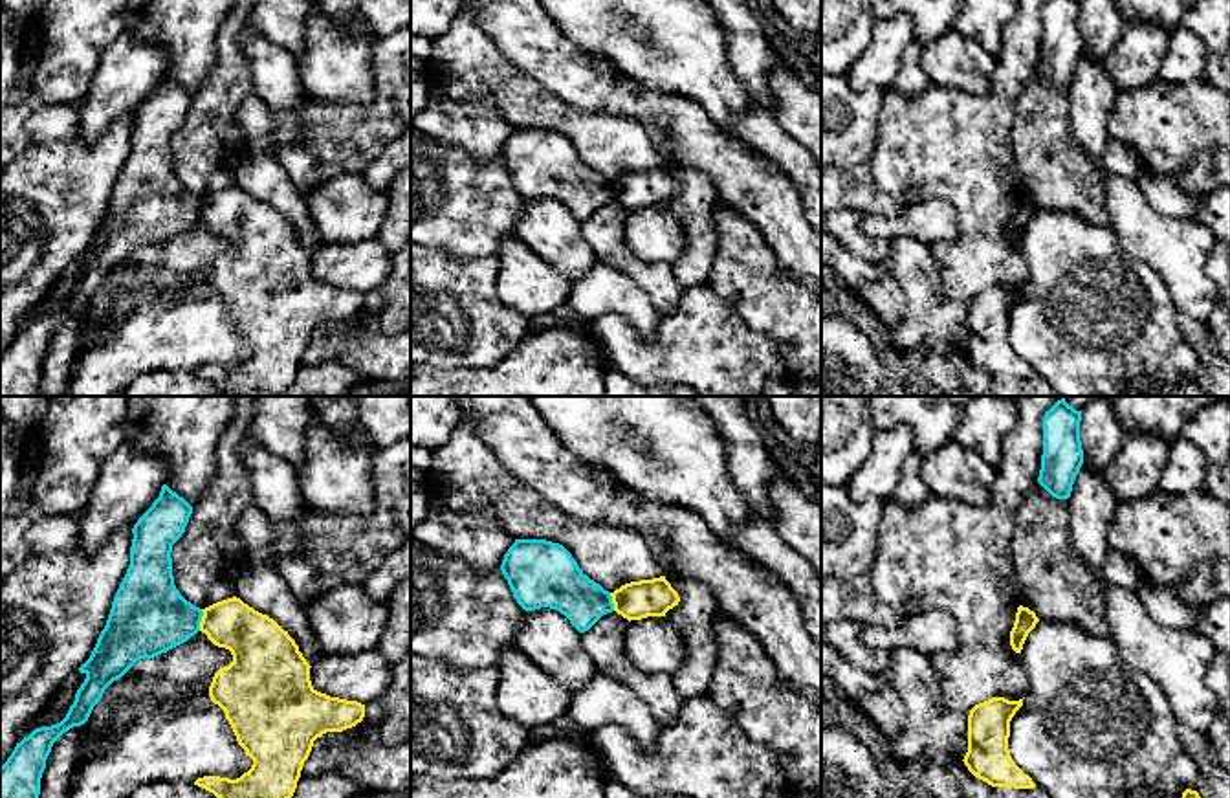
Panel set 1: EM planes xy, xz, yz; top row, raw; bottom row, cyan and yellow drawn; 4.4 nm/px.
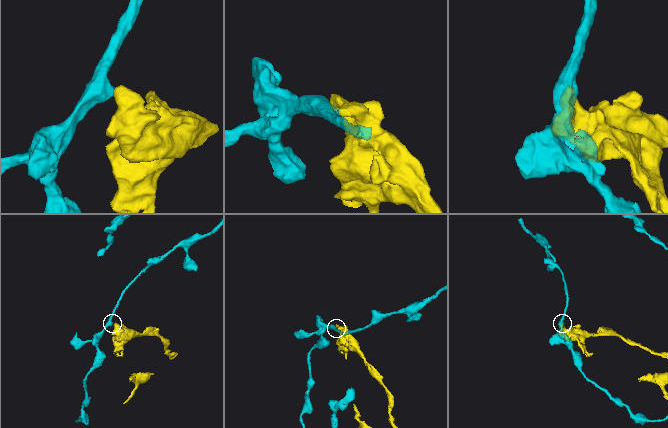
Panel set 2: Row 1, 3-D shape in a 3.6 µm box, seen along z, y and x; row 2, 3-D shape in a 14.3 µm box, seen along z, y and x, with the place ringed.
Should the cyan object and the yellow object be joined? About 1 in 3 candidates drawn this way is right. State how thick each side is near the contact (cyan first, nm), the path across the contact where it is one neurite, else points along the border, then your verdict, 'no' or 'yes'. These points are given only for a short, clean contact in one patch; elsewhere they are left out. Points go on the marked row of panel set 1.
340/240 nm | along xy (202, 609), (198, 630) | no

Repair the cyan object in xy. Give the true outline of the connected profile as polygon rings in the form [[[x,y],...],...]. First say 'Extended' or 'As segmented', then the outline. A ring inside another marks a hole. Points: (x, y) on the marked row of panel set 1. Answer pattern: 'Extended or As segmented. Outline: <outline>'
As segmented. Outline: [[[163,484],[159,497],[137,519],[132,528],[130,565],[114,596],[106,626],[90,659],[79,668],[86,679],[60,723],[35,728],[27,737],[16,743],[7,761],[0,767],[0,798],[38,798],[40,778],[53,743],[70,728],[88,721],[104,690],[121,679],[139,659],[154,659],[167,653],[200,631],[203,611],[187,602],[176,589],[170,558],[172,545],[185,532],[191,514],[192,506]]]

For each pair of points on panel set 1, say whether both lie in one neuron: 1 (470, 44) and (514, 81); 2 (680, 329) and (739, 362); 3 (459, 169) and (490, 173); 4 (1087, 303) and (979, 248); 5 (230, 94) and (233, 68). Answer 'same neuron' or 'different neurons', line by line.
1: same neuron
2: same neuron
3: same neuron
4: different neurons
5: same neuron

